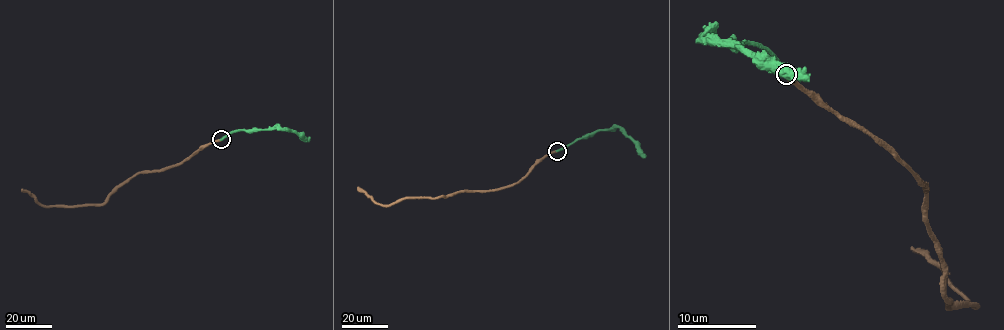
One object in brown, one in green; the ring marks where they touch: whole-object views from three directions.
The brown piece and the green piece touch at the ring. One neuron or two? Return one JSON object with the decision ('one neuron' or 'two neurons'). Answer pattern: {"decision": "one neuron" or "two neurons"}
{"decision": "one neuron"}

